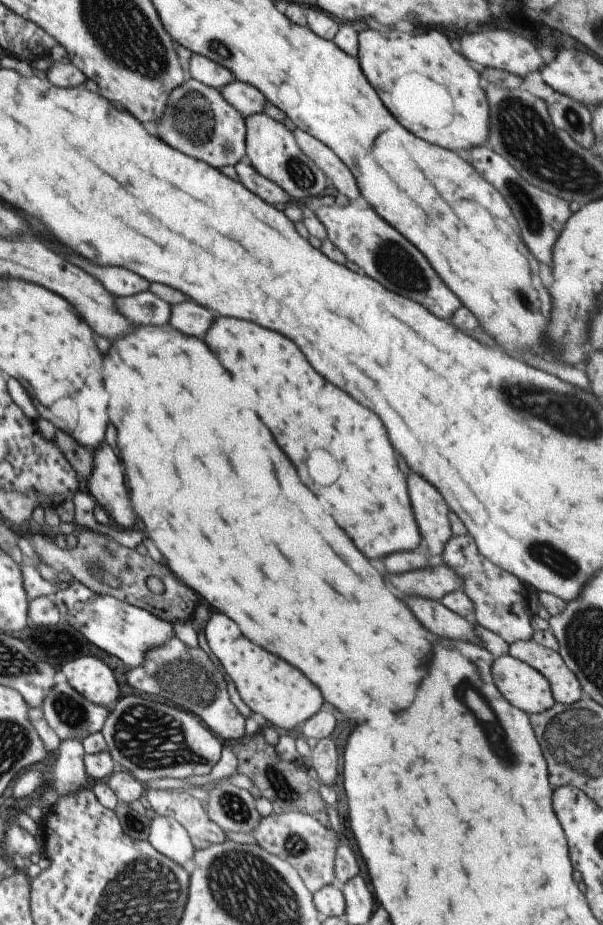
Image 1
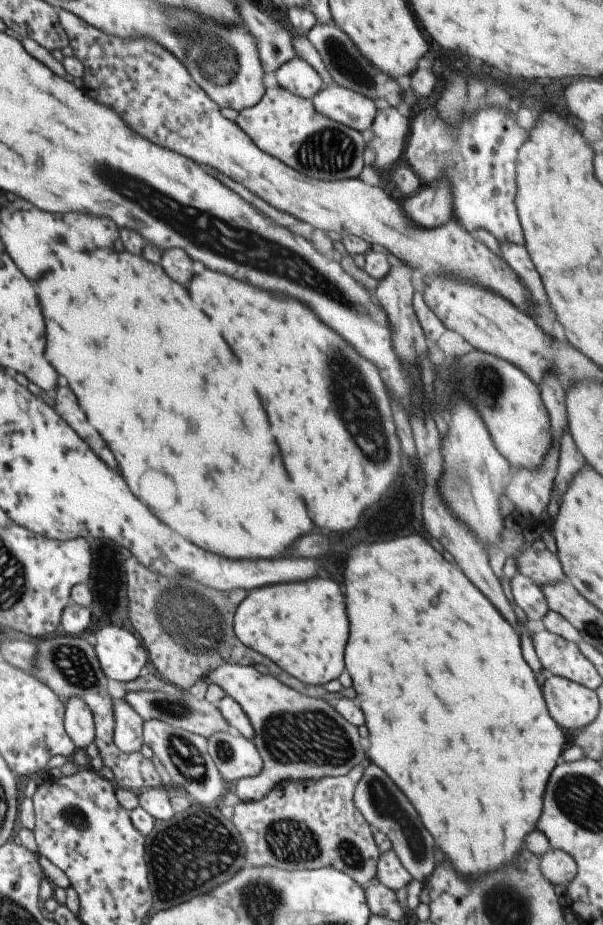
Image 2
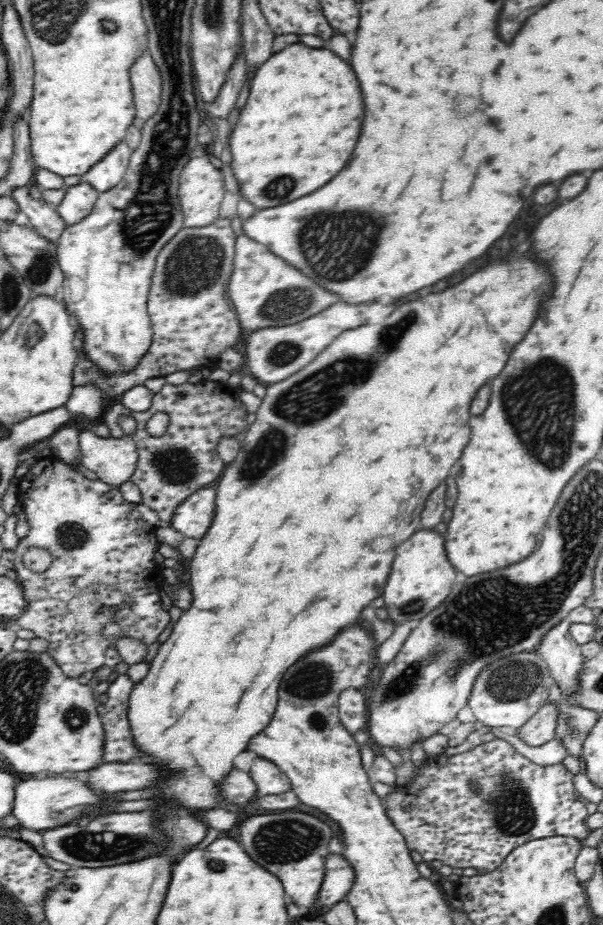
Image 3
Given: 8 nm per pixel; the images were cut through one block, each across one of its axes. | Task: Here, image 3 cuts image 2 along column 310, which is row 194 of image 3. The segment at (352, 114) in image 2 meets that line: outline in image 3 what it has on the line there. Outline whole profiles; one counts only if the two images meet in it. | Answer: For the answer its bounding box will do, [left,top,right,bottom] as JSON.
[84,141,132,196]

